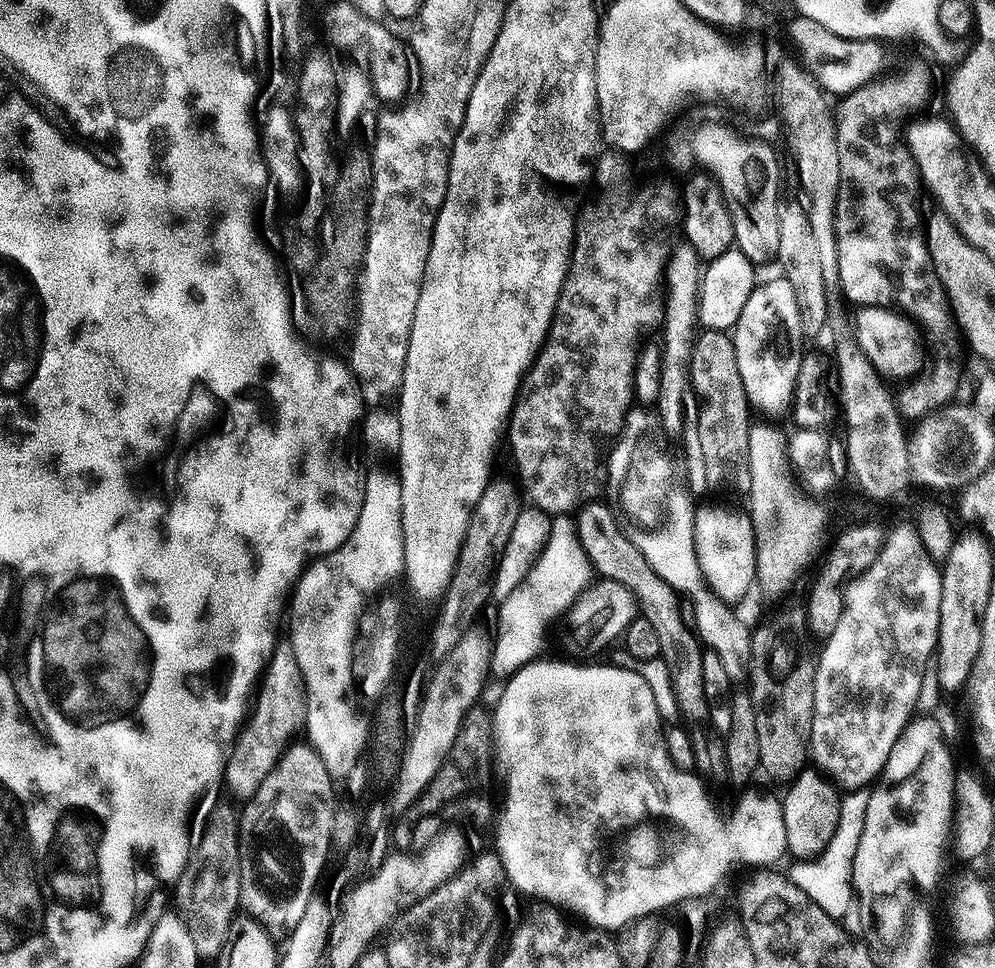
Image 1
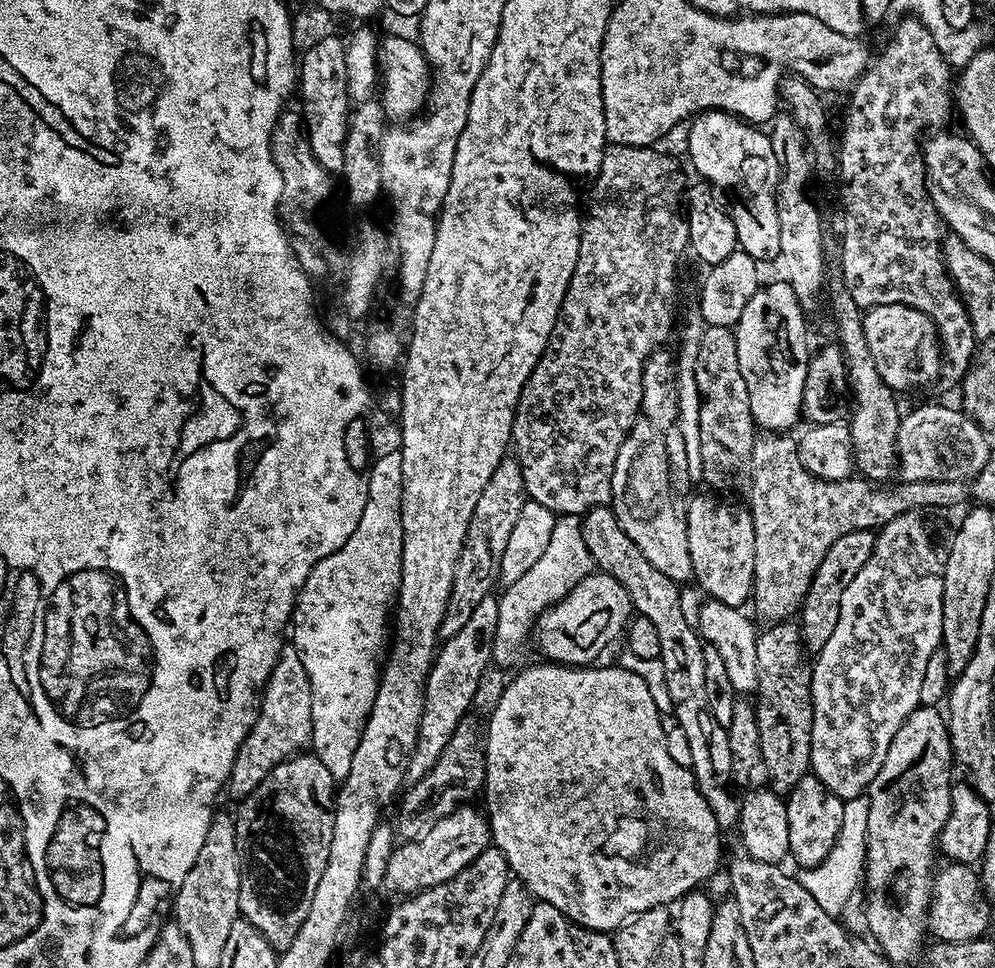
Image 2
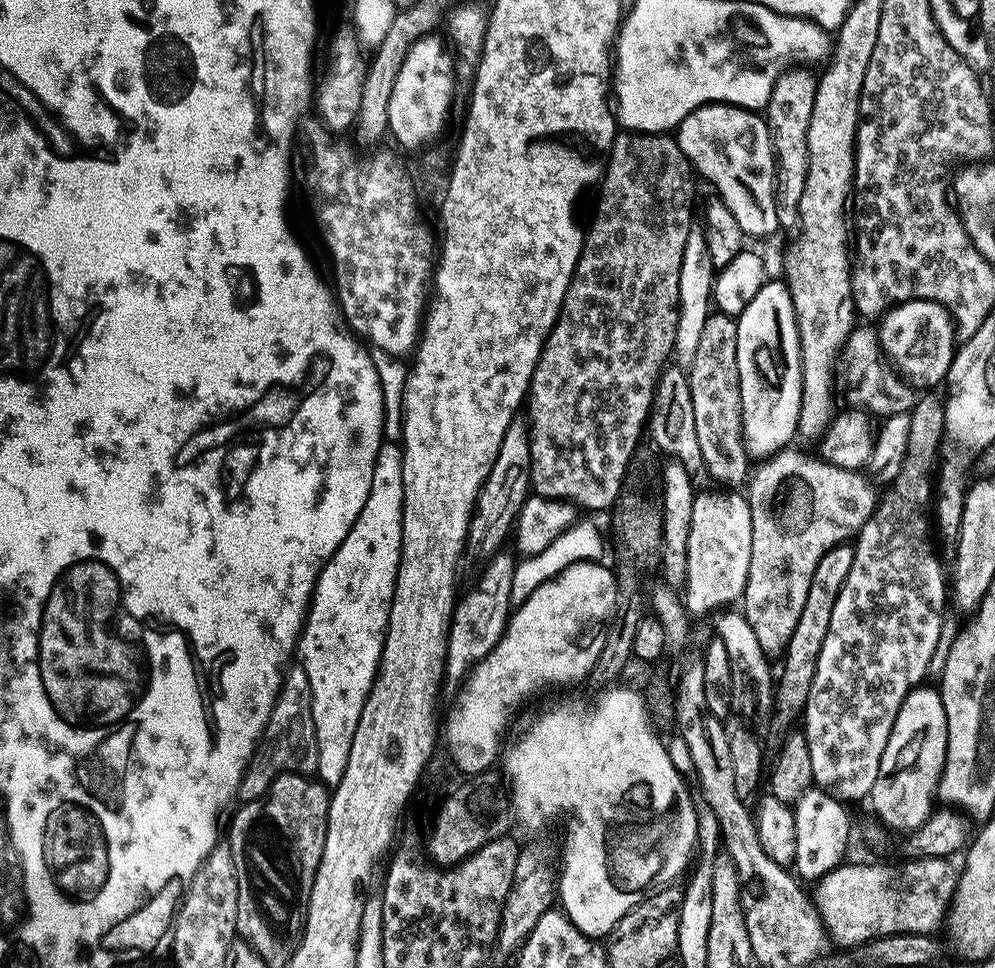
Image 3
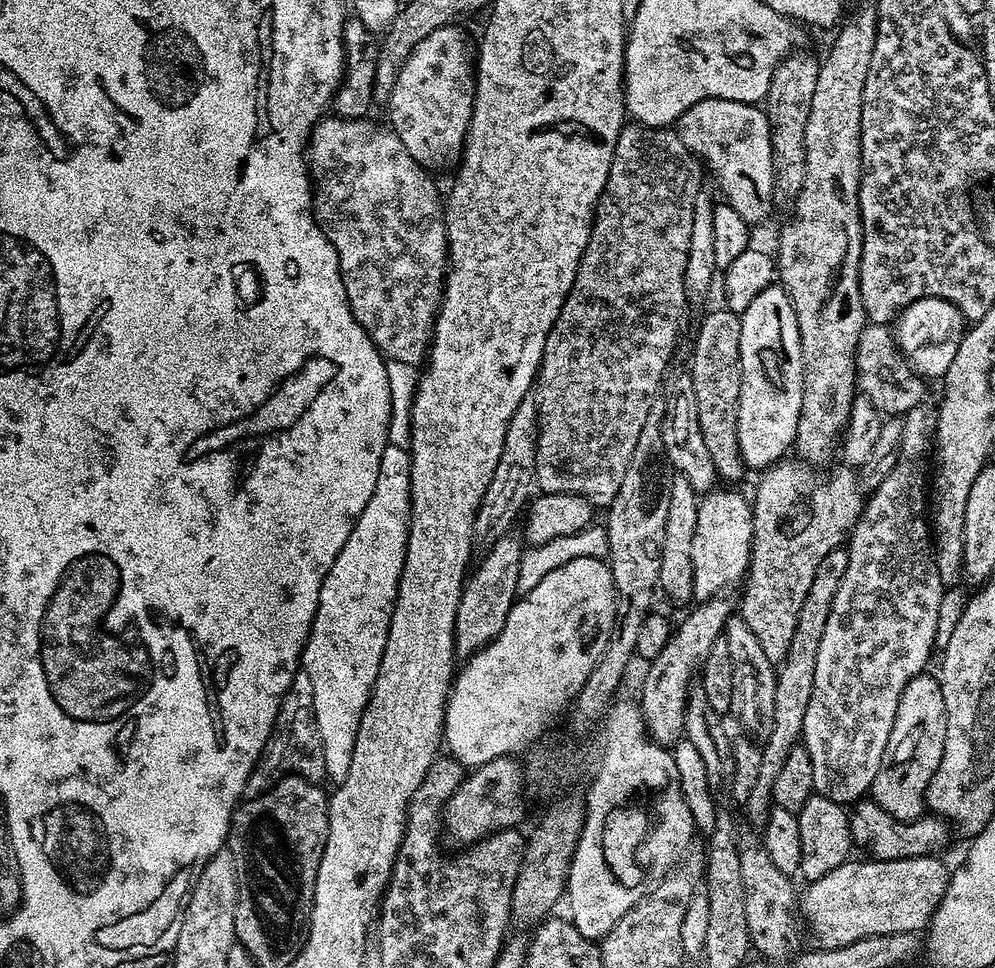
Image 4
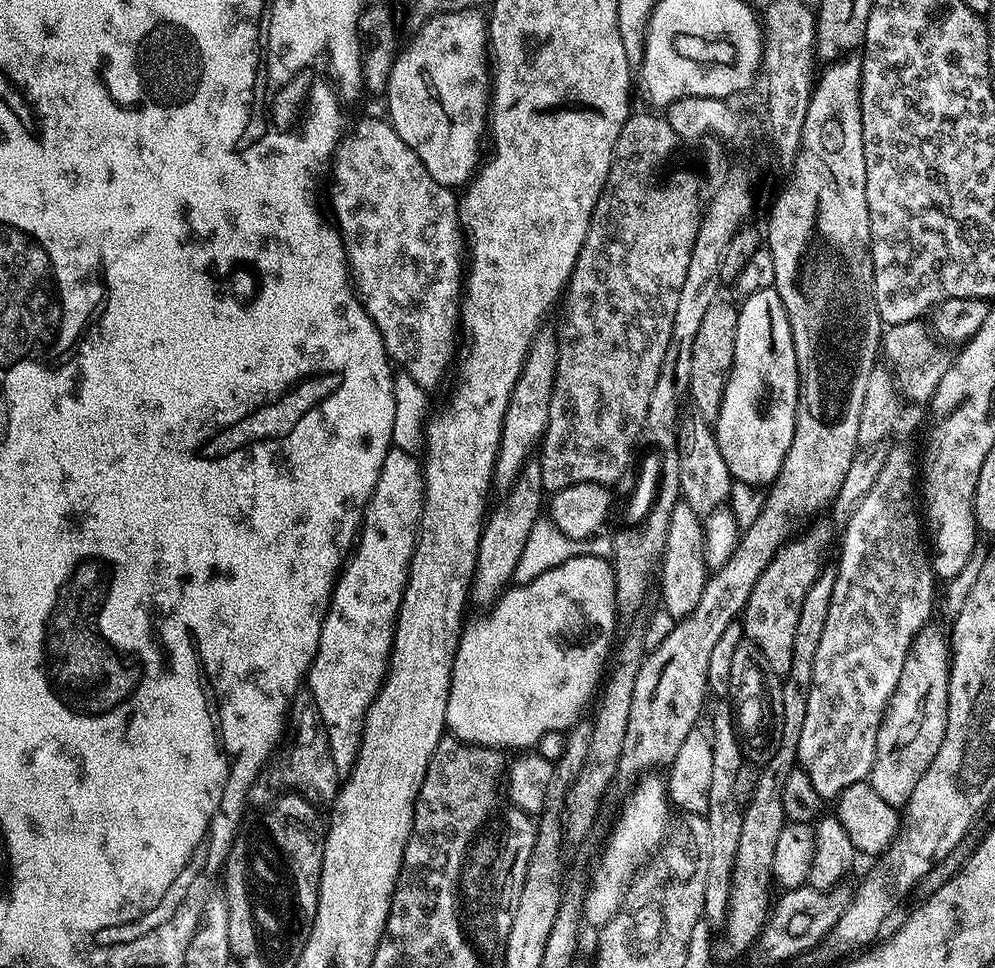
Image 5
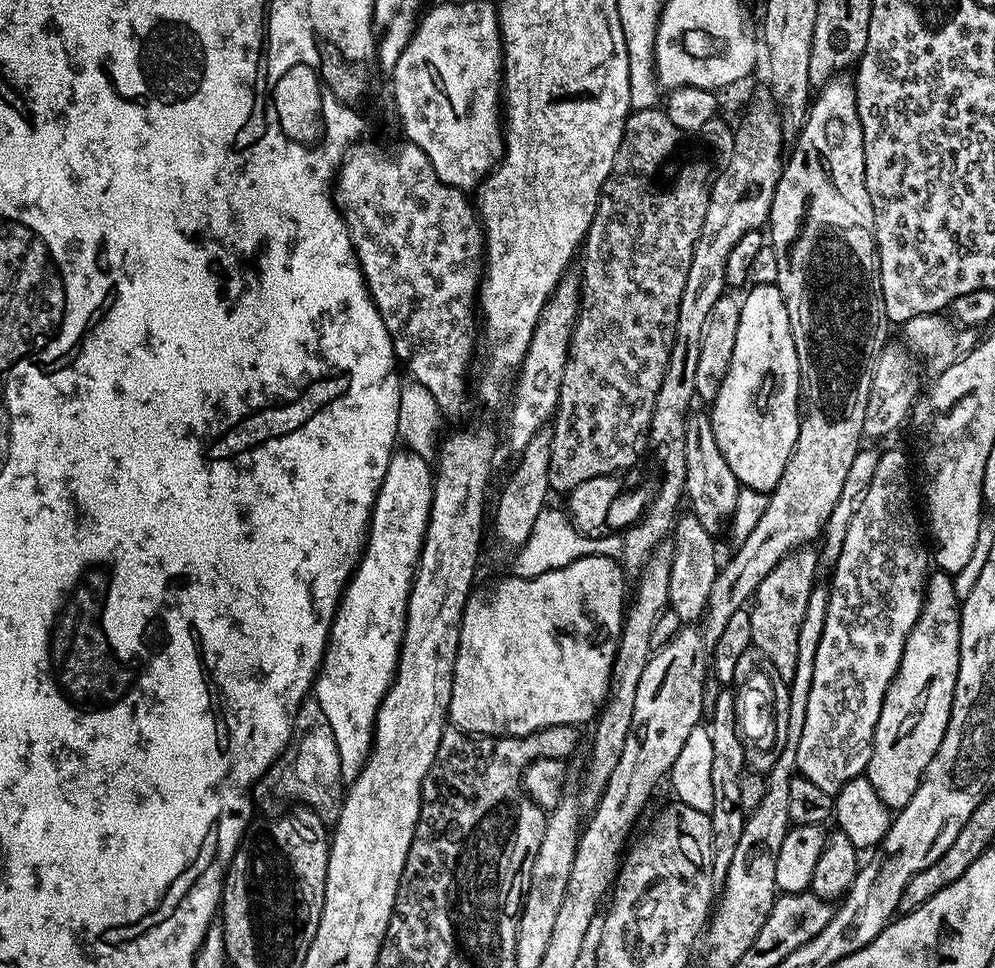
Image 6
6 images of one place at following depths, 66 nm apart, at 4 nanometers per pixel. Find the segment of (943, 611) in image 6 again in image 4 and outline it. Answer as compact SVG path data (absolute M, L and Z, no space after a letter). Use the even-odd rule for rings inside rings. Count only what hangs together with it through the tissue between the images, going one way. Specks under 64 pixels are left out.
M921 674L906 686L898 702L898 714L890 730L882 766L870 789L871 799L895 820L908 822L912 816L912 796L923 797L926 782L934 778L938 762L942 762L946 742L946 706L940 681L935 675Z

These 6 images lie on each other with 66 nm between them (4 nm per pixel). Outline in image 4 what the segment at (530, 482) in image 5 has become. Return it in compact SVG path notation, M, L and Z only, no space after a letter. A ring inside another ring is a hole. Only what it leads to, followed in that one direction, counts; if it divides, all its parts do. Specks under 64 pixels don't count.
M509 534L493 542L485 551L488 553L481 558L480 565L477 568L475 565L467 577L454 622L457 657L473 656L475 652L486 647L502 630L513 604L518 599L518 570L526 551L526 544L519 535L516 536Z

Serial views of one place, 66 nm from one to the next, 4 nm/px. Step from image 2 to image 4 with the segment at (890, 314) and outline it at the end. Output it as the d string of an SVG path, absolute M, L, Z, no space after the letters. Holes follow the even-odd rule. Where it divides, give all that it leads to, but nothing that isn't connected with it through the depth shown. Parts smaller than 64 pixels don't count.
M933 296L916 300L906 306L894 321L894 341L897 347L912 370L923 378L943 378L948 373L950 362L954 362L954 354L958 354L958 346L965 331L966 321L958 306L951 304L949 300Z

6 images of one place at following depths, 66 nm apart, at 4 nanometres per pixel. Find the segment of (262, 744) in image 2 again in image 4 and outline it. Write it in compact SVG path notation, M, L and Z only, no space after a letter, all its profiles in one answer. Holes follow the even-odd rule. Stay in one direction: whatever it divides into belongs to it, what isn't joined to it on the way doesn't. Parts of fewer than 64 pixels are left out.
M298 670L290 682L290 690L282 698L278 718L272 727L260 760L254 766L244 787L244 796L261 796L284 776L303 776L313 782L323 781L326 777L326 757L322 754L322 738L314 718L314 686L310 674Z

